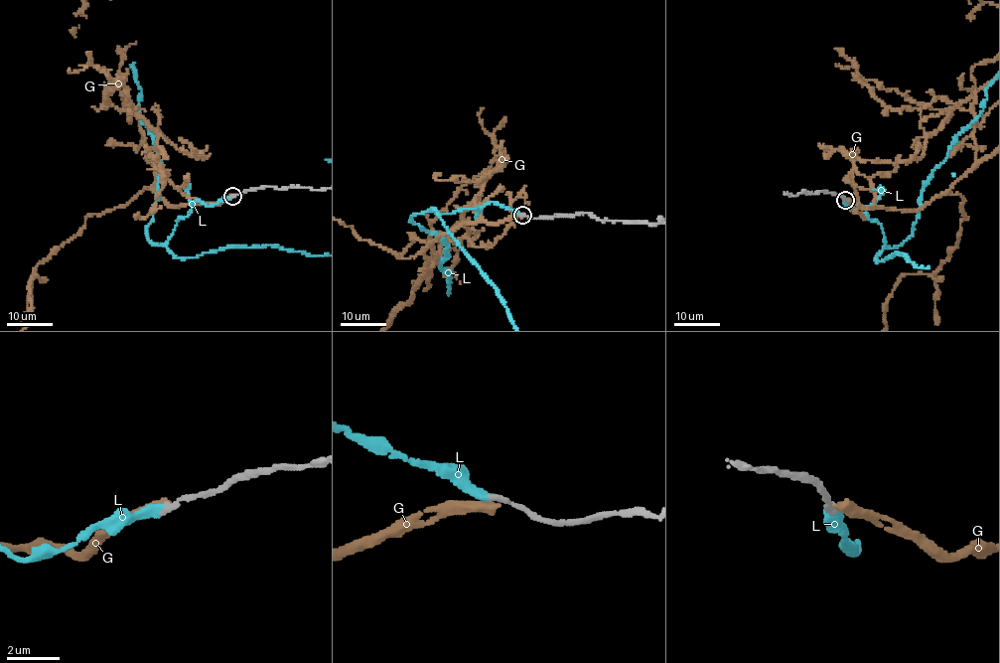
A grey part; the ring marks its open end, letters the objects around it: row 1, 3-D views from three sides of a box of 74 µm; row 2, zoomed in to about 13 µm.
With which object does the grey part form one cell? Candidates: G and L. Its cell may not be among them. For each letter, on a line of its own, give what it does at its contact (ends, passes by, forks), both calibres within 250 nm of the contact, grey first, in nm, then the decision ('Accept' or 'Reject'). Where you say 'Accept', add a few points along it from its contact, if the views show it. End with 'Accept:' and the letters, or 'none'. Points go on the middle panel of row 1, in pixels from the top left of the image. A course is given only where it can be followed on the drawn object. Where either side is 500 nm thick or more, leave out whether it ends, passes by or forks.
G: It ends there. Thickness 220 nm (grey) against 400 nm. Reject
L: It ends there. Thickness 220 nm (grey) against 320 nm. Accept
Accept: L

